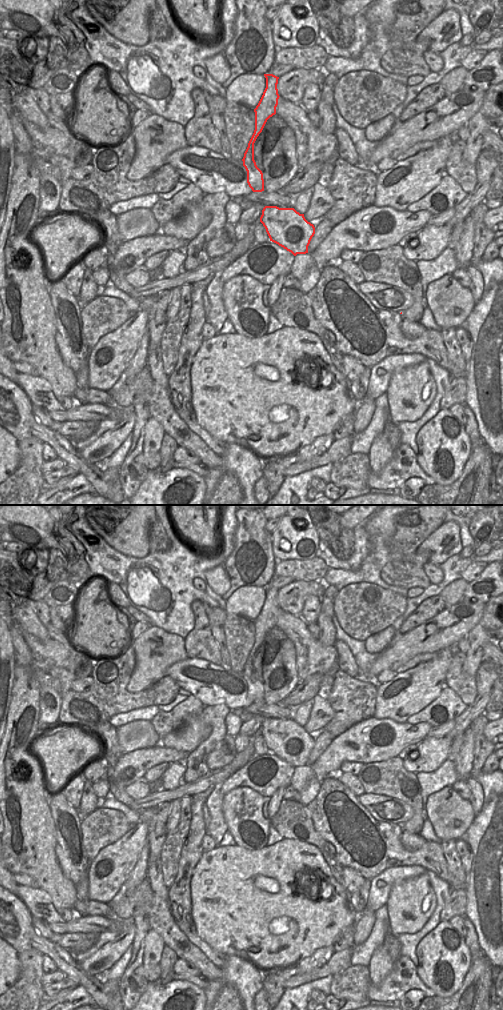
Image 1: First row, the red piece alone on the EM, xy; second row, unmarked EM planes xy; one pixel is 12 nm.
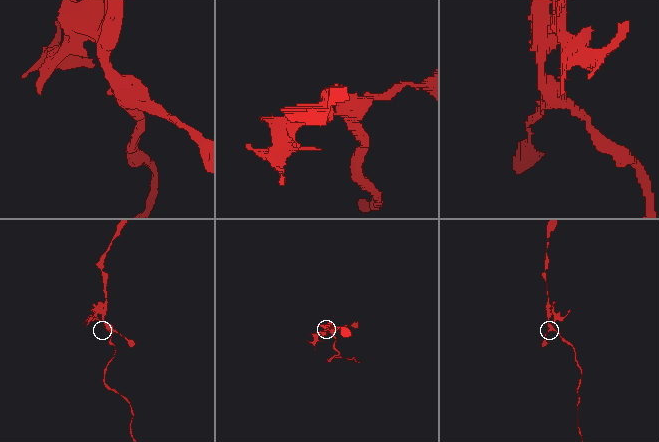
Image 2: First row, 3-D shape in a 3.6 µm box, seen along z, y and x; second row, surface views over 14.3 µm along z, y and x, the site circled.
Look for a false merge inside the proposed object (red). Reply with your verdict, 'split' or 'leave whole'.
split

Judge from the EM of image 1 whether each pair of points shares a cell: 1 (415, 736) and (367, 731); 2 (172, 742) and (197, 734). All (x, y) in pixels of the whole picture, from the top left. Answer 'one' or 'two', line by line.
1: one
2: one

